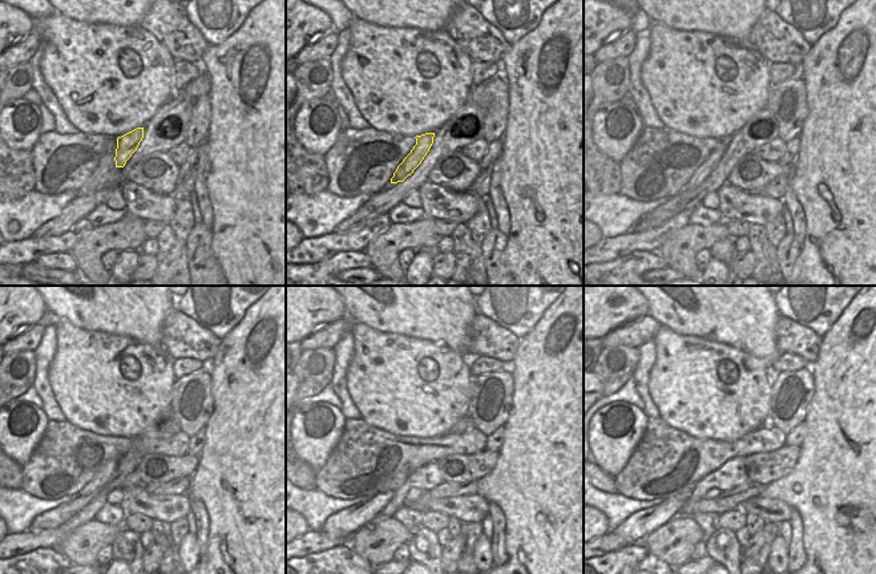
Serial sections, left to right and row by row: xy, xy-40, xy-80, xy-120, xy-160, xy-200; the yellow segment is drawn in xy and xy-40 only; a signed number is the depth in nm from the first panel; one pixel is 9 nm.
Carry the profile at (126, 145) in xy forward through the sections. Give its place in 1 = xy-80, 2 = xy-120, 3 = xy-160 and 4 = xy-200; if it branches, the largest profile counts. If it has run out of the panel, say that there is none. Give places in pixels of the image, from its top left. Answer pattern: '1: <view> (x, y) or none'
1: xy-80 (699, 176)
2: xy-120 (53, 518)
3: xy-160 (343, 524)
4: xy-200 (637, 526)

